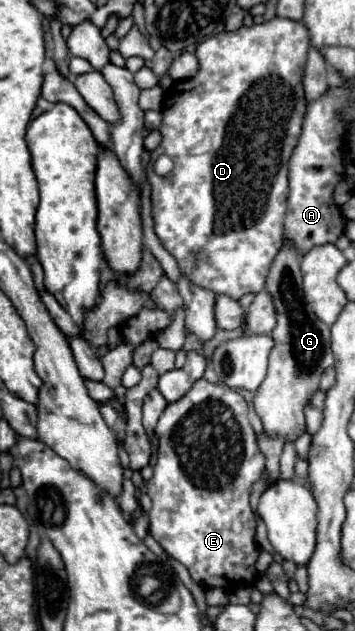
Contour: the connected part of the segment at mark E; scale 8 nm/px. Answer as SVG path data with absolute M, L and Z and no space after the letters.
M200 379L180 401L174 401L164 409L160 429L156 425L156 435L160 441L158 461L154 465L154 475L148 481L148 495L152 499L152 509L148 513L150 535L170 557L180 561L204 589L222 587L226 593L234 593L240 587L250 587L258 579L254 567L258 545L254 539L256 519L248 495L252 483L262 477L264 455L260 453L254 429L248 423L246 399L230 387Z

